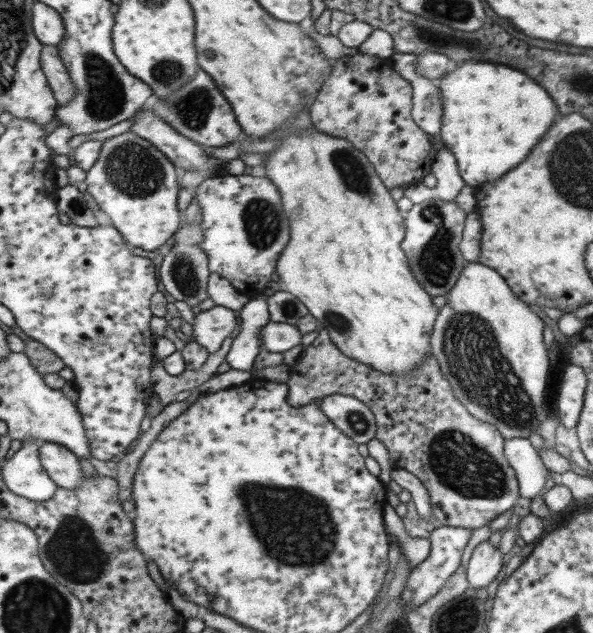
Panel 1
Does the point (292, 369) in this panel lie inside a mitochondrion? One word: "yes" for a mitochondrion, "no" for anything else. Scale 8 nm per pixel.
no

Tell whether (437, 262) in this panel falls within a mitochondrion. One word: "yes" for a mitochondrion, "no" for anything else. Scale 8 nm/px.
yes

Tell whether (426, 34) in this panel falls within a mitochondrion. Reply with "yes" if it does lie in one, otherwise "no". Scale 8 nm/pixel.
yes

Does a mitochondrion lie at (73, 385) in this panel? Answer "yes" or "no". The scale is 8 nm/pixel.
no

